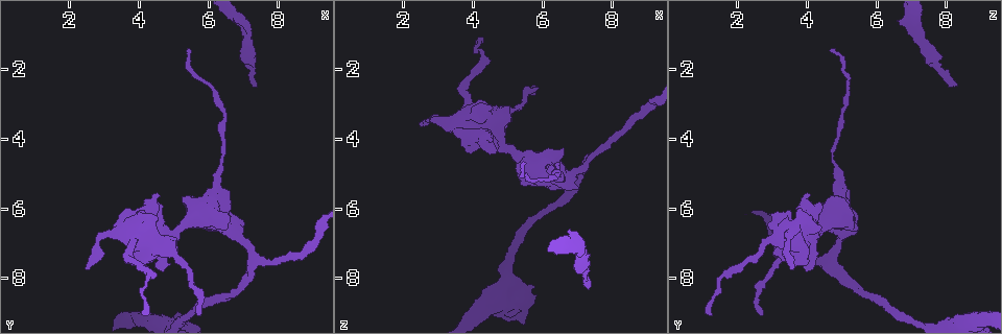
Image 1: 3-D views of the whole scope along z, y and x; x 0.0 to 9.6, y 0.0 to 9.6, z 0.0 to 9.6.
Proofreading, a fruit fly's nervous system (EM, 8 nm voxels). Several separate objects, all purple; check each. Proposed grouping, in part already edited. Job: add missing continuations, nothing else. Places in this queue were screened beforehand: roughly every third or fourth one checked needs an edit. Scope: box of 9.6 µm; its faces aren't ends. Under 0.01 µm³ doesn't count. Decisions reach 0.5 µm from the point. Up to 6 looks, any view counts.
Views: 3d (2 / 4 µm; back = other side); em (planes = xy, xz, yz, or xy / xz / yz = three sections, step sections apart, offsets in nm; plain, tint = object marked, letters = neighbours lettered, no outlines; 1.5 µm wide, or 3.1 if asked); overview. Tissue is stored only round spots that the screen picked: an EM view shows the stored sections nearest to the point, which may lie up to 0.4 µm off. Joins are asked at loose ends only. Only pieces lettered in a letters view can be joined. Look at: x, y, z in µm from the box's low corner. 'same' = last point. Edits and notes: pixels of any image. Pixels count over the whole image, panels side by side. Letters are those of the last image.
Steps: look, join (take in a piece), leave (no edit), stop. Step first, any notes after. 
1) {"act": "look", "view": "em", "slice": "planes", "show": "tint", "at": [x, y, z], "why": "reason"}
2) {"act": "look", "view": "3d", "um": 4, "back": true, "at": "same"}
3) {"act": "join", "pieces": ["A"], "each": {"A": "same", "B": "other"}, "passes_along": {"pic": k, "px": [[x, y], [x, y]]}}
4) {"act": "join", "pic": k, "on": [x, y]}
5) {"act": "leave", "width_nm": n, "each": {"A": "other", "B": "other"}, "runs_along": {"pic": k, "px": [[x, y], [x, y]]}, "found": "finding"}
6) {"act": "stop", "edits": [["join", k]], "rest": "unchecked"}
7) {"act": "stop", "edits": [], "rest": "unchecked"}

{"act": "look", "view": "em", "slice": "planes", "show": "letters", "at": [7.30, 2.40, 8.35], "why": "thin end"}

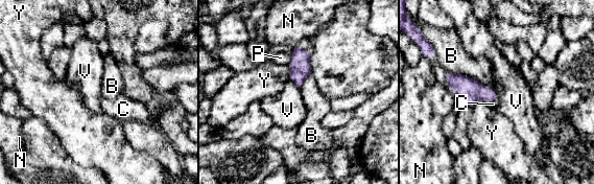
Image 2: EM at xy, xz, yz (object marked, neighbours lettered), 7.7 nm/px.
{"act": "join", "pieces": ["C"], "each": {"B": "other", "C": "same", "N": "other", "P": "other", "V": "other", "Y": "other"}, "passes_along": {"pic": 2, "px": [[468, 89], [491, 99], [493, 104]]}, "found": "the cell continues"}

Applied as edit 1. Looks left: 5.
{"act": "look", "view": "overview", "why": "redraw"}

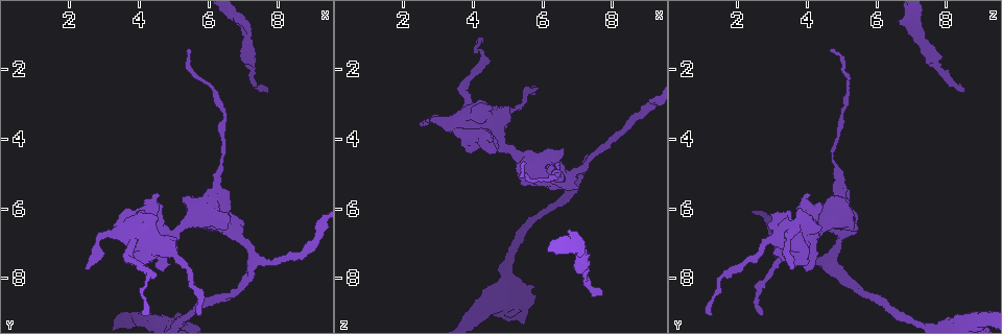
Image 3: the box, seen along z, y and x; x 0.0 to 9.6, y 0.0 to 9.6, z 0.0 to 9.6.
{"act": "look", "view": "3d", "um": 2, "at": [5.40, 1.50, 4.70], "why": "thin end"}

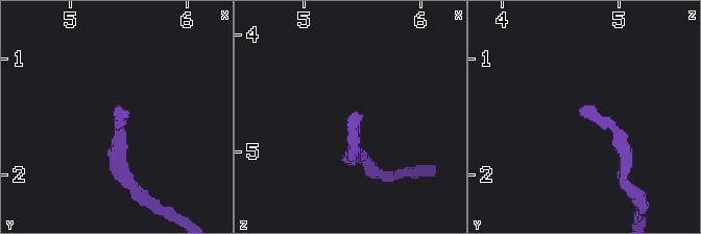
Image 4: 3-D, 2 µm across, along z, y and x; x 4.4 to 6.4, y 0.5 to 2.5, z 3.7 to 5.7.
{"act": "look", "view": "em", "slice": "xy", "step": 4, "show": "plain", "at": [5.44, 1.48, 4.70]}

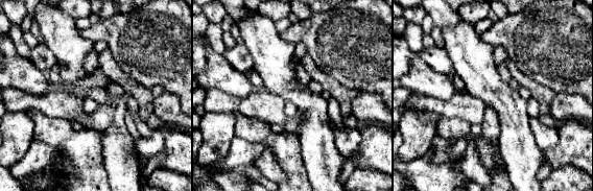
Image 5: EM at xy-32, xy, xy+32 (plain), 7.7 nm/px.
{"act": "look", "view": "em", "slice": "xy", "step": 4, "show": "letters", "at": "same"}

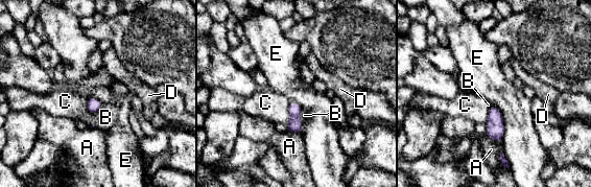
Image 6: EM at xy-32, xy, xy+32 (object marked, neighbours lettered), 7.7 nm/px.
{"act": "leave", "each": {"A": "other", "B": "other", "C": "other", "D": "other", "E": "other"}, "border": {"pic": 6, "px": [[486, 134], [496, 141], [501, 140]]}, "found": "no lettered piece goes on from it"}

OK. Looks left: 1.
{"act": "stop", "edits": [["join", 2]], "rest": "unchecked"}

